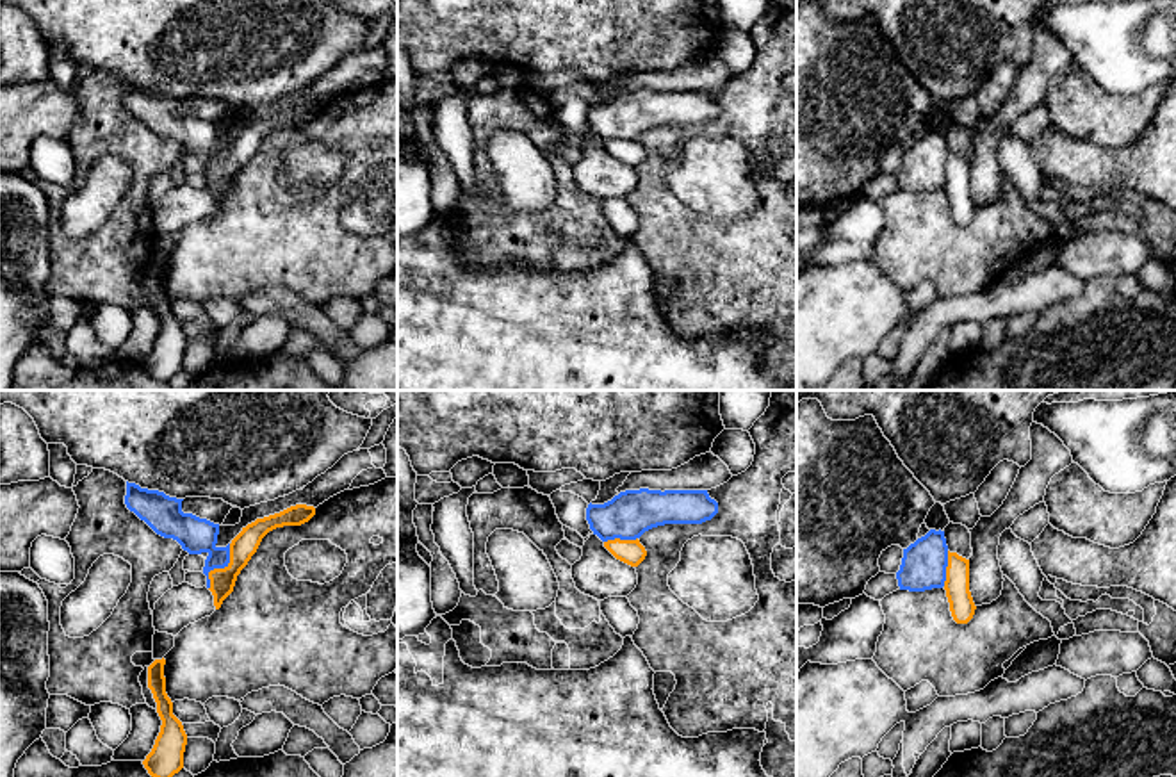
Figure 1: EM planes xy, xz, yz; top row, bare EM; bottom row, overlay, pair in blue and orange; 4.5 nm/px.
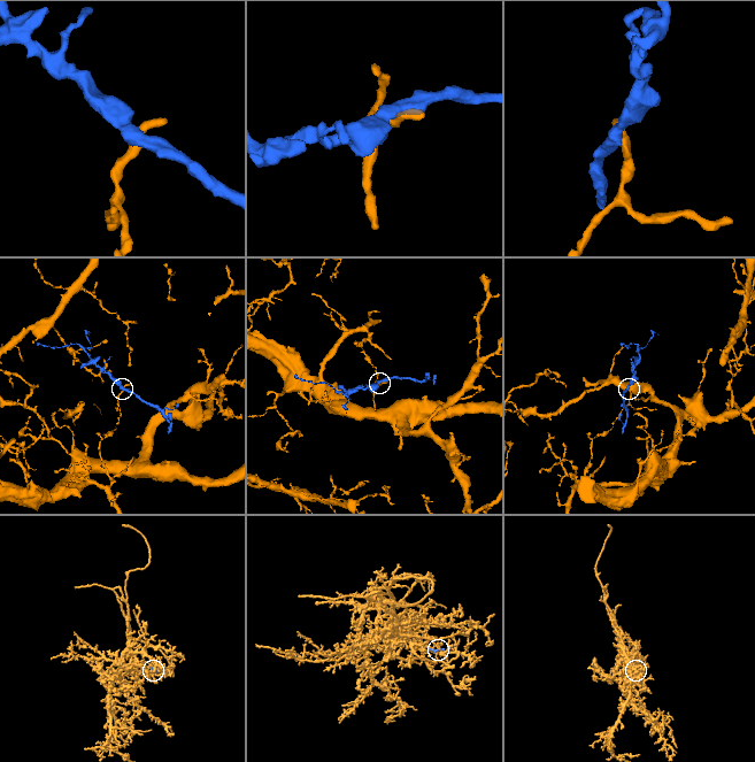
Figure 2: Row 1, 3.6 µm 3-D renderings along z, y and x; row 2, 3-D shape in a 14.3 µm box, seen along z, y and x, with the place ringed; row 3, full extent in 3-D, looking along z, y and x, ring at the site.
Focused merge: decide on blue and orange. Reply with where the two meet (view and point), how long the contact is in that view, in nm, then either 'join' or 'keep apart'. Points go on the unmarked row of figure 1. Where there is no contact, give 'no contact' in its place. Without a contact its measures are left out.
contact xy (220, 168); length 220 nm; keep apart

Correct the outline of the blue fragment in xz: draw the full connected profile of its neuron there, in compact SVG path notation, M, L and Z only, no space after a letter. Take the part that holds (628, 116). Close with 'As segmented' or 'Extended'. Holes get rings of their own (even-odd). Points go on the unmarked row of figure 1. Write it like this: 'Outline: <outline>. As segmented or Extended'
Outline: M625 91L604 105L588 105L586 121L602 143L636 141L665 125L702 125L718 114L707 91Z. As segmented

